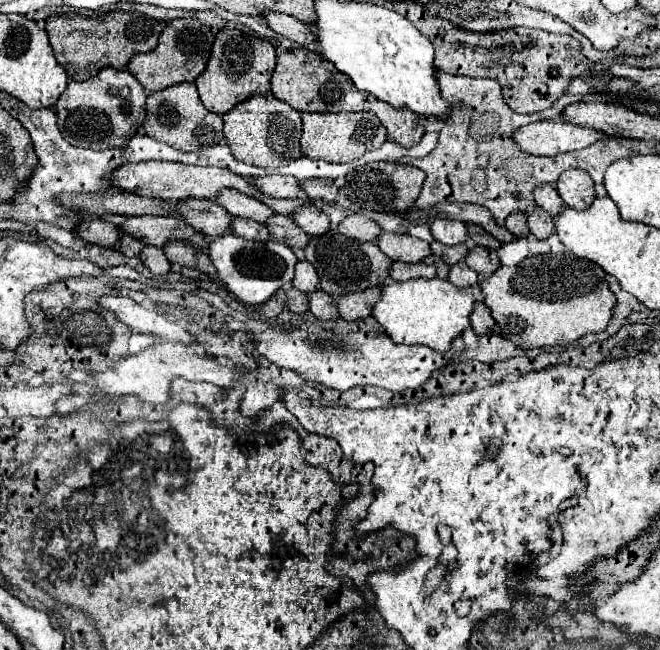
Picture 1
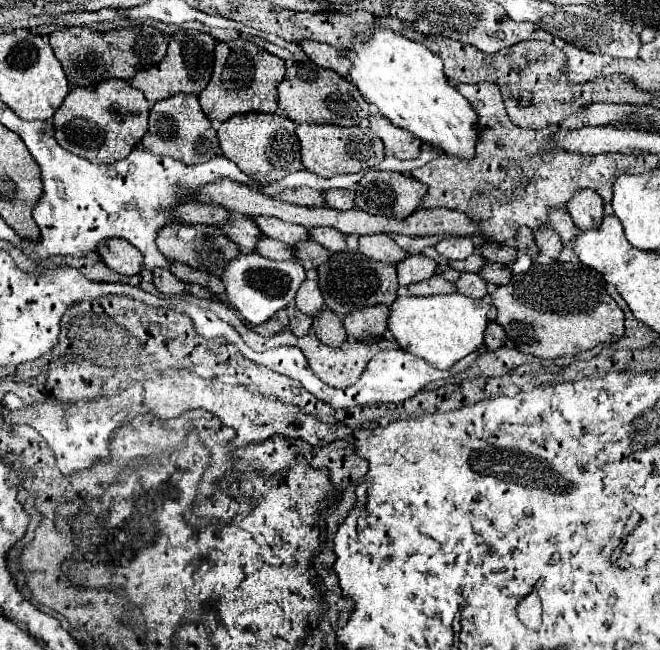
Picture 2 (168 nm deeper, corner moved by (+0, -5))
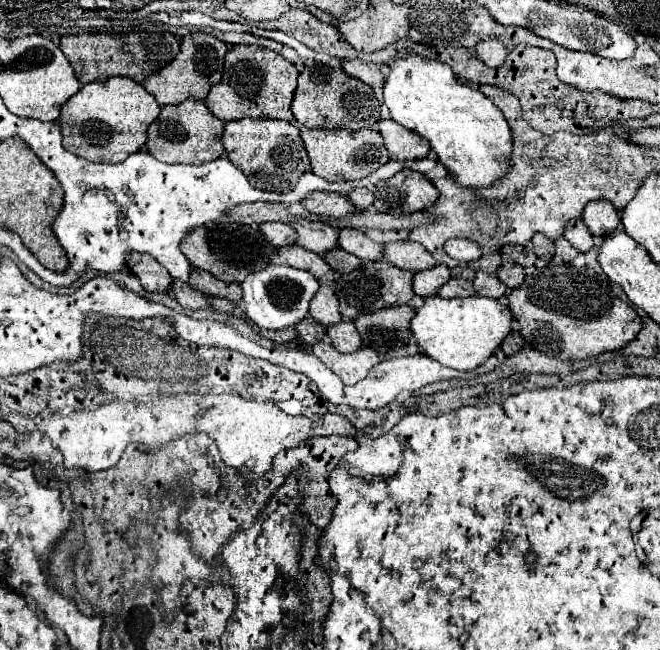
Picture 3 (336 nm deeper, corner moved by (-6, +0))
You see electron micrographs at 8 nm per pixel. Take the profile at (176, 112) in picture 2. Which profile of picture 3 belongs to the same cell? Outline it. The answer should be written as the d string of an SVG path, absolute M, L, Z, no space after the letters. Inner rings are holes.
M187 99L179 105L165 105L159 117L147 129L147 149L149 153L163 163L183 163L183 165L201 165L213 159L219 159L225 149L221 143L223 121L217 119L205 103L197 99Z

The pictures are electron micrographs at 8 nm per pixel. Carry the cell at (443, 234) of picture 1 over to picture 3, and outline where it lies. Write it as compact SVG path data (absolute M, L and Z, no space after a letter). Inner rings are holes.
M449 239L445 243L445 251L449 257L453 257L457 261L465 261L465 263L481 257L479 243L473 243L471 239Z

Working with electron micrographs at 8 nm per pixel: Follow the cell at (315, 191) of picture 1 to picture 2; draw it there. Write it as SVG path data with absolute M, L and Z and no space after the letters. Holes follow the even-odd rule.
M327 190L323 192L325 204L335 210L349 210L353 208L353 192L351 190Z

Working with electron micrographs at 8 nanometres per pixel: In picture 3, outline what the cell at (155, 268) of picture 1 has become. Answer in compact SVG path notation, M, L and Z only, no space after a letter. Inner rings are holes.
M173 281L173 295L179 301L179 305L185 309L195 311L195 309L209 307L209 299L201 291L193 289L191 285L187 285L183 281Z

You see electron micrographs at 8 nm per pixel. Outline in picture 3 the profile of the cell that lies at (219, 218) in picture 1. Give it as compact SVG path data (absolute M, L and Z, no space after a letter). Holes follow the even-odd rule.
M261 223L259 229L261 229L261 233L265 235L265 239L267 239L269 243L273 243L277 249L297 243L297 239L295 239L297 233L295 233L293 227L289 227L287 223Z

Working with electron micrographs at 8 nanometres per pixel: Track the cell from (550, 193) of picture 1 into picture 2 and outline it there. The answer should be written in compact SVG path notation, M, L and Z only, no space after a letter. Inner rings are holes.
M549 208L547 212L551 228L561 236L561 242L571 242L577 236L577 226L573 224L571 216L565 208Z

